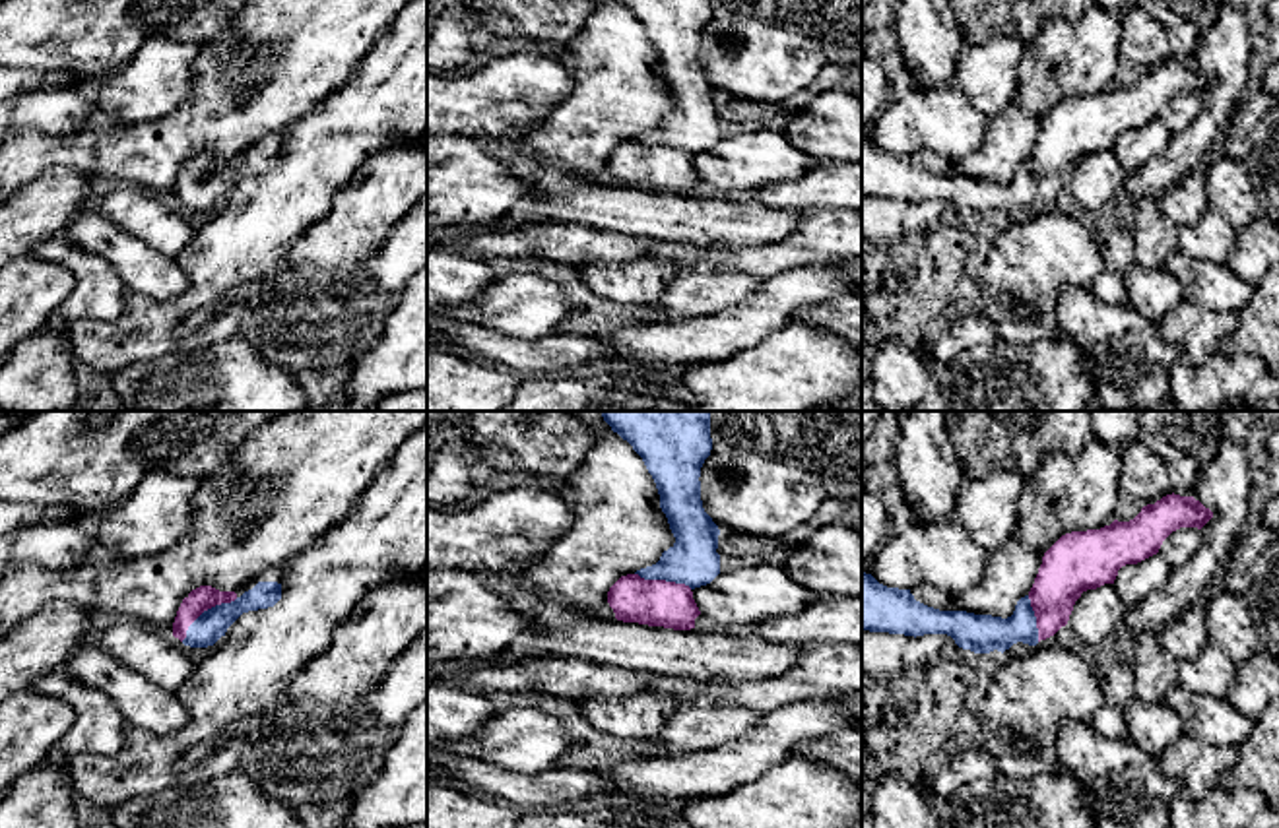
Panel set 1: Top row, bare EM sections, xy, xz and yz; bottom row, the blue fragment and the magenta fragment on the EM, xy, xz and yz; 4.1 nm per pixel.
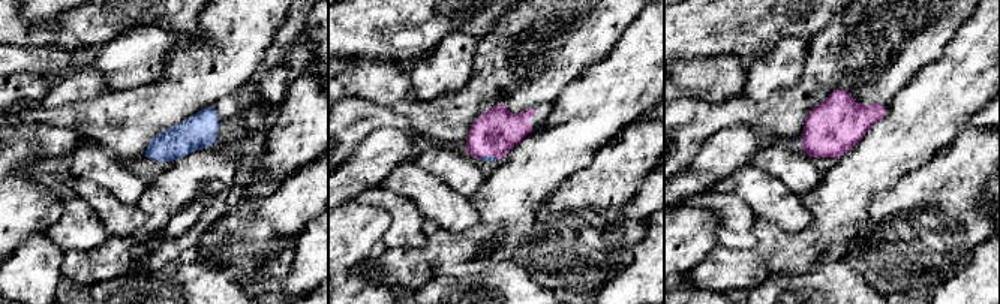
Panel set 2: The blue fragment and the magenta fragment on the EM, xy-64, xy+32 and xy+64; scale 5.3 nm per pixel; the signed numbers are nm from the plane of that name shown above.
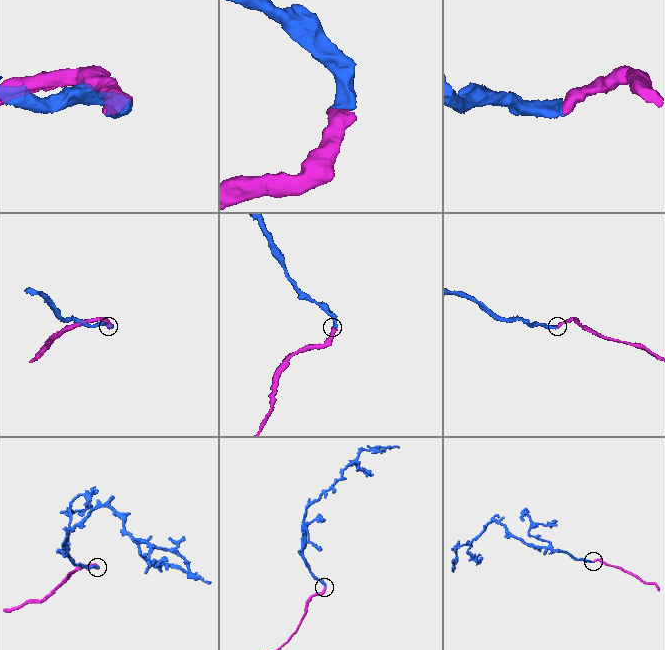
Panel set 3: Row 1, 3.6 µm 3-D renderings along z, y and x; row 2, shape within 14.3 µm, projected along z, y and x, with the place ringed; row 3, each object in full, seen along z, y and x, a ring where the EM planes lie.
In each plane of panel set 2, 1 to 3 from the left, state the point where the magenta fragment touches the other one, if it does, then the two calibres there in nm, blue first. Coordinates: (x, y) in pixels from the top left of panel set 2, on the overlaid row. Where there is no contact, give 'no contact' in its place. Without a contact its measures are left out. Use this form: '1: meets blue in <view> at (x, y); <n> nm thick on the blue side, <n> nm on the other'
1: no contact
2: meets blue in xy+32 at (489, 156); 30 nm thick on the blue side, 240 nm on the other
3: no contact

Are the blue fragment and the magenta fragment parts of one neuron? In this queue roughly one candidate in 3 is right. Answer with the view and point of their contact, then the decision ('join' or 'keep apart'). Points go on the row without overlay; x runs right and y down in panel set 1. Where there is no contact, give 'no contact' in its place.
contact xy (208, 175); join

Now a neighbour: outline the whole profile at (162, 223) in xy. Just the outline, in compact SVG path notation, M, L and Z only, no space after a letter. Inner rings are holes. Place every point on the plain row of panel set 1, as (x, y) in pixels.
M107 184L93 207L113 225L132 233L161 256L173 260L182 254L196 233L179 204L149 194L140 186Z

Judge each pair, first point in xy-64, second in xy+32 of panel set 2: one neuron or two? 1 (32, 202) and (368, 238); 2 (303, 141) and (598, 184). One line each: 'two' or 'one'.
1: one
2: one

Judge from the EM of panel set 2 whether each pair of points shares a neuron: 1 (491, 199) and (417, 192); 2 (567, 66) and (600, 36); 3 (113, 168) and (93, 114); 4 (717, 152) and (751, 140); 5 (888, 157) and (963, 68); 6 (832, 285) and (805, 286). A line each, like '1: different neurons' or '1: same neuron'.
1: different neurons
2: same neuron
3: different neurons
4: same neuron
5: same neuron
6: same neuron

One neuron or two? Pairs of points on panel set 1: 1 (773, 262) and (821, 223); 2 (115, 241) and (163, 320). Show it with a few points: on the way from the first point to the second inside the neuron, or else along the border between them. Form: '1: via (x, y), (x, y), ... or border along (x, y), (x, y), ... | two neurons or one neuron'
1: via (785, 256), (810, 235) | one neuron
2: border along (189, 278), (165, 299), (129, 291) | two neurons

